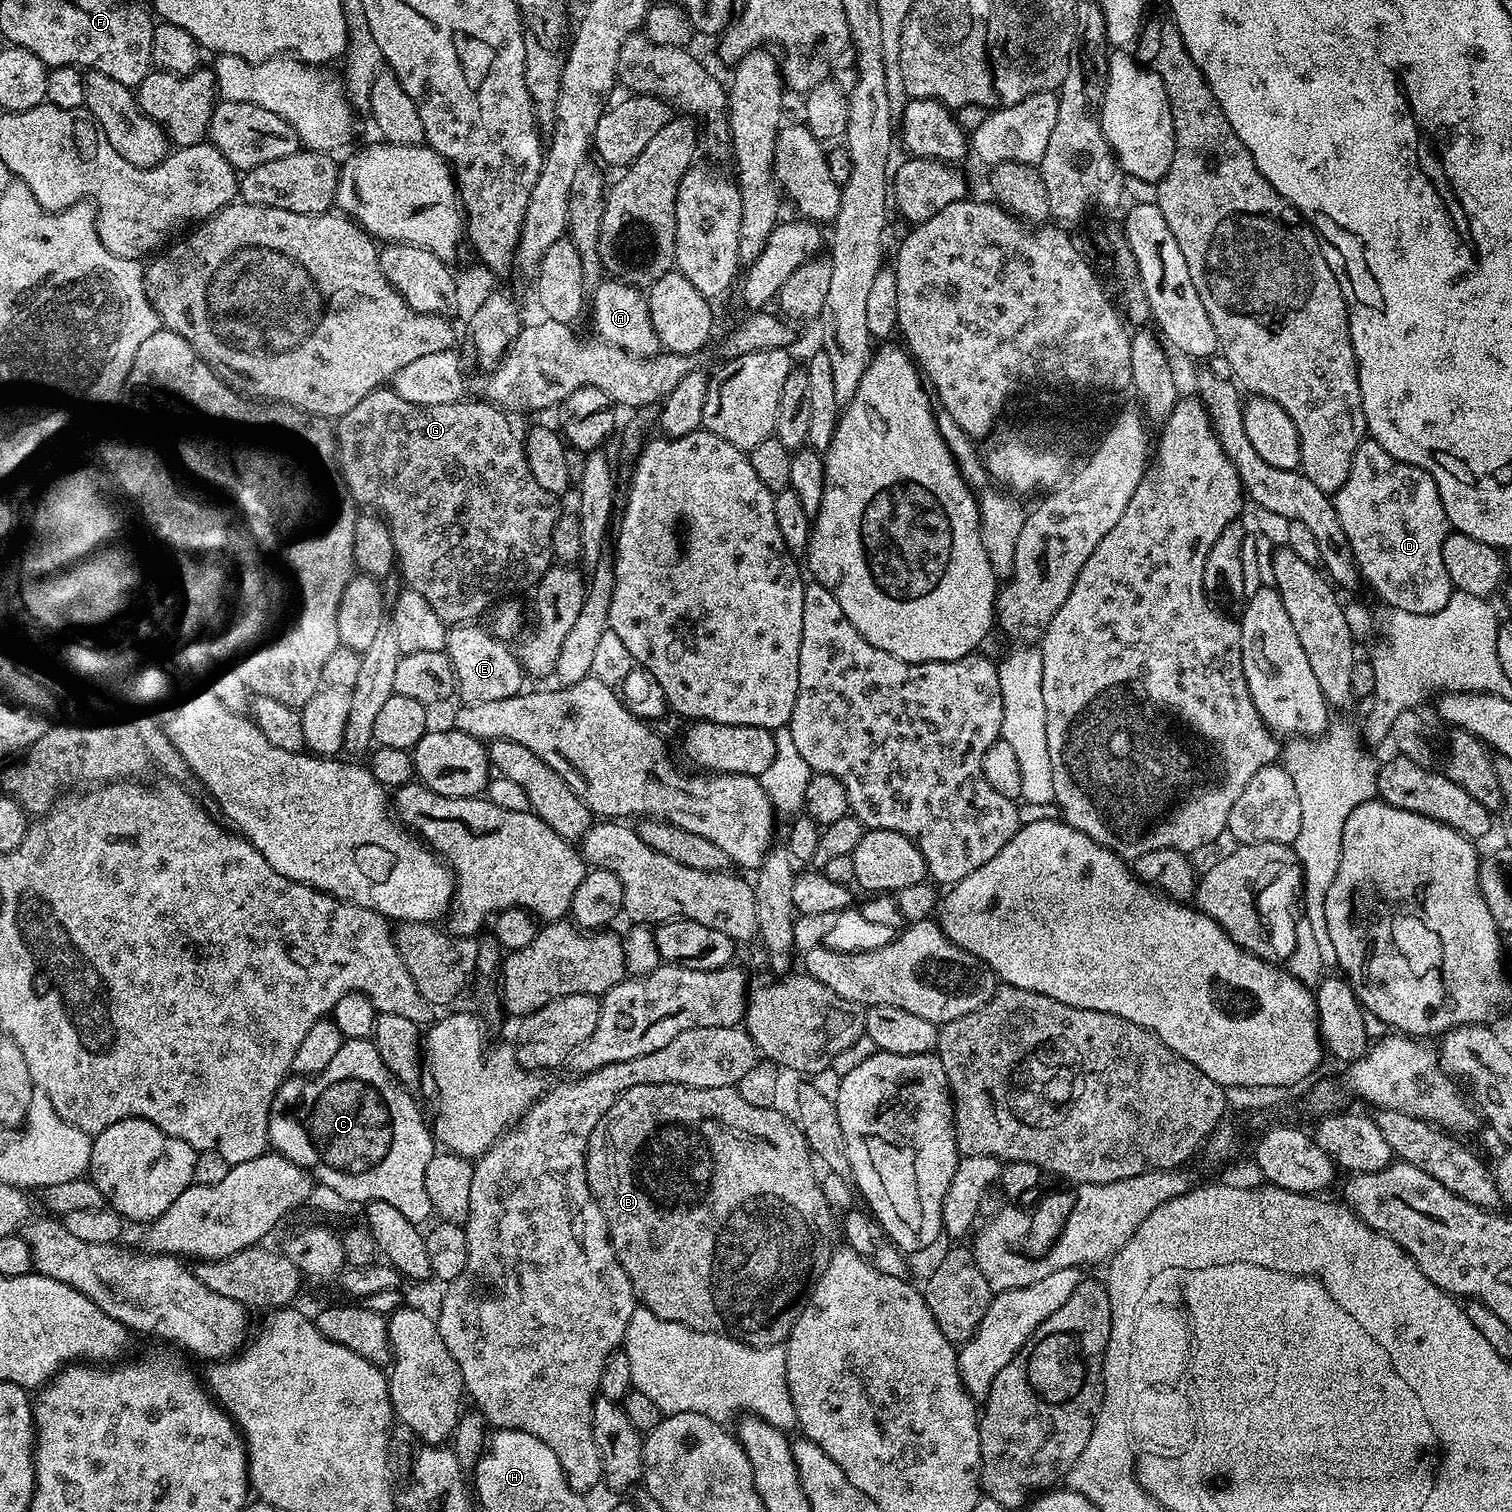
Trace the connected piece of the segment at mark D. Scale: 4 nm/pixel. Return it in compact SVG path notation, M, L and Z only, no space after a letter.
M1365 438L1356 447L1350 478L1346 478L1334 493L1332 505L1338 514L1338 522L1342 522L1342 530L1346 530L1346 542L1352 551L1359 579L1376 591L1380 602L1410 614L1434 614L1434 610L1442 610L1442 606L1450 602L1454 589L1442 562L1442 542L1448 536L1450 525L1438 486L1426 470L1386 454L1376 440Z

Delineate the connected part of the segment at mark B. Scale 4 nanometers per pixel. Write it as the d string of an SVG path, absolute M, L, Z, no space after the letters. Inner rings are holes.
M647 1084L626 1090L602 1114L598 1126L590 1134L586 1154L586 1176L593 1198L598 1202L606 1218L608 1236L614 1246L614 1254L630 1278L637 1301L649 1308L658 1318L666 1318L679 1324L689 1323L693 1328L710 1332L723 1332L744 1344L767 1346L784 1344L794 1322L806 1303L808 1275L812 1272L812 1255L816 1252L817 1269L828 1265L834 1251L832 1244L832 1216L834 1209L826 1202L820 1189L820 1180L812 1169L814 1157L799 1124L791 1115L783 1116L779 1107L759 1108L750 1106L742 1098L739 1087L691 1088L681 1084Z

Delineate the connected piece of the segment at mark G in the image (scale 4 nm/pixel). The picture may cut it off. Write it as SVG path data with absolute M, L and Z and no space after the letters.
M385 386L366 394L366 398L362 398L362 402L354 406L354 410L346 410L346 414L339 417L334 428L338 443L338 472L339 475L340 472L344 475L344 480L352 491L351 499L357 505L365 504L368 507L365 509L382 514L383 519L388 521L396 547L398 572L404 575L403 583L411 591L422 594L422 598L430 602L434 614L438 614L438 618L442 618L449 626L463 626L469 622L479 621L479 616L484 611L485 615L493 606L509 598L519 597L521 595L519 592L531 593L546 574L546 570L553 567L552 535L554 526L562 514L561 501L546 490L542 490L534 474L530 474L521 433L518 434L512 429L512 424L508 421L509 413L503 408L496 407L487 399L468 399L461 398L454 404L422 406L414 402L406 402L406 398L393 392L391 387Z

